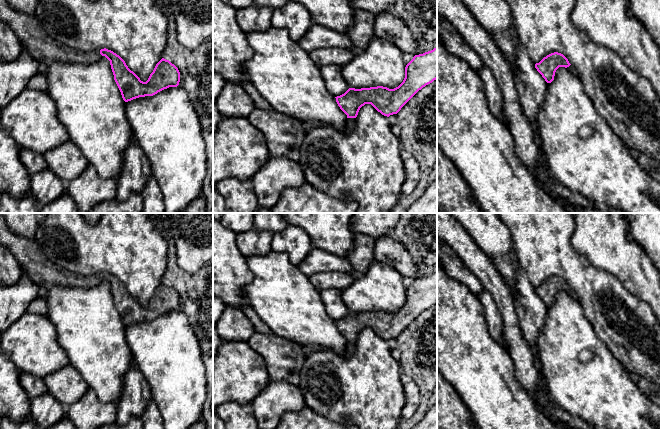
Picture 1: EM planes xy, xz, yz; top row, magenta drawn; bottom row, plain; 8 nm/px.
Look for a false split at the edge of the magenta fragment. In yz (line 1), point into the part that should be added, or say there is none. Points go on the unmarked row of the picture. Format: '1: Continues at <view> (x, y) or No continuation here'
1: No continuation here

